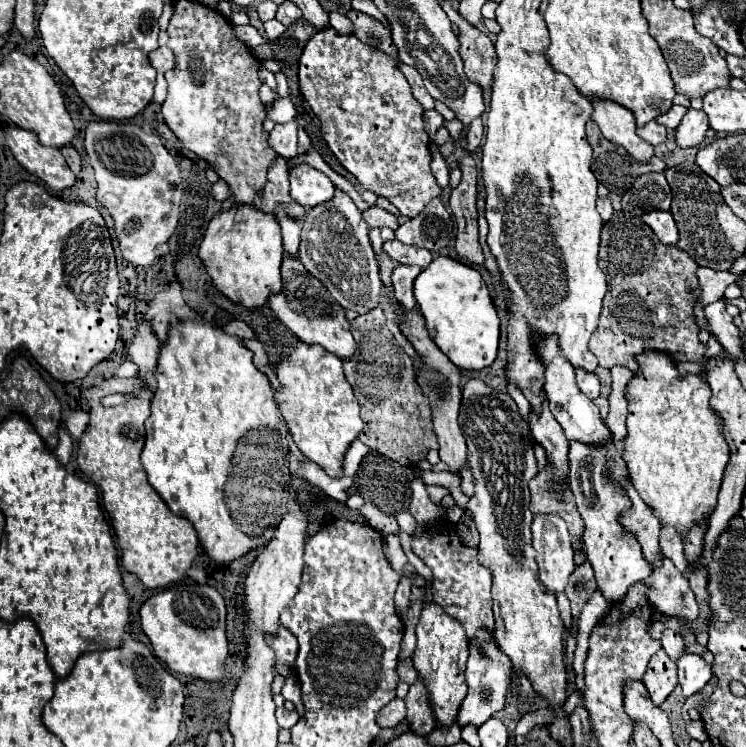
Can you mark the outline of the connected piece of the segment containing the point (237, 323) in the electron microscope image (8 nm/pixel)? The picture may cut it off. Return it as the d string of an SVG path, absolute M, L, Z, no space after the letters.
M232 320L232 322L228 322L226 326L222 326L222 330L226 332L226 334L232 334L232 336L236 336L236 338L254 338L254 332L252 332L252 328L246 324L246 322L242 322L242 320Z

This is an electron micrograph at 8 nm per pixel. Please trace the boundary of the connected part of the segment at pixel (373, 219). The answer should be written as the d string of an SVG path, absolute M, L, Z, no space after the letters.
M368 208L362 215L369 228L384 228L384 226L388 226L388 228L396 230L400 226L398 218L392 216L390 212L384 212L382 208Z

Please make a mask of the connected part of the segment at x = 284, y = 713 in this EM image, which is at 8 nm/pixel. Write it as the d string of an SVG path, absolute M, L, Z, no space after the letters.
M278 708L276 710L276 720L278 720L278 726L280 728L292 728L298 720L300 720L300 716L298 716L298 712L296 710L286 710L286 708Z

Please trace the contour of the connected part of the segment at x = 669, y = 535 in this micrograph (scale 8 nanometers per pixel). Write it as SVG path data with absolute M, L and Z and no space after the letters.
M662 524L662 528L660 528L660 548L662 548L664 558L672 560L674 566L680 572L688 570L688 562L686 562L686 556L684 556L684 542L682 542L682 536L676 532L674 526Z

